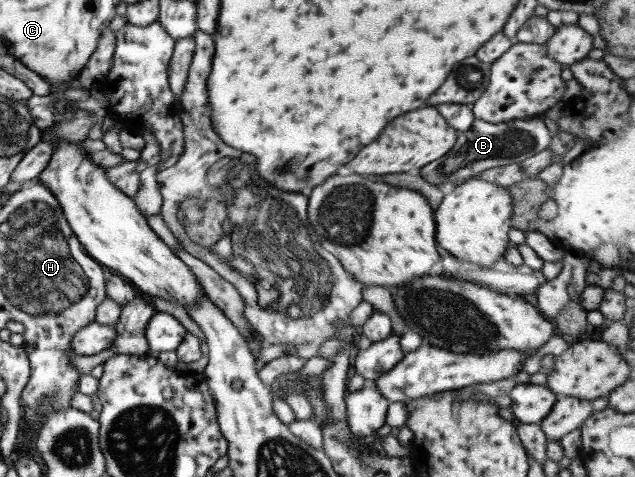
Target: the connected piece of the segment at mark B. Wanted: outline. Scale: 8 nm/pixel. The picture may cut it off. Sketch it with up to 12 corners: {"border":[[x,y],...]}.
{"border":[[541,117],[475,119],[419,170],[438,188],[547,149]]}

